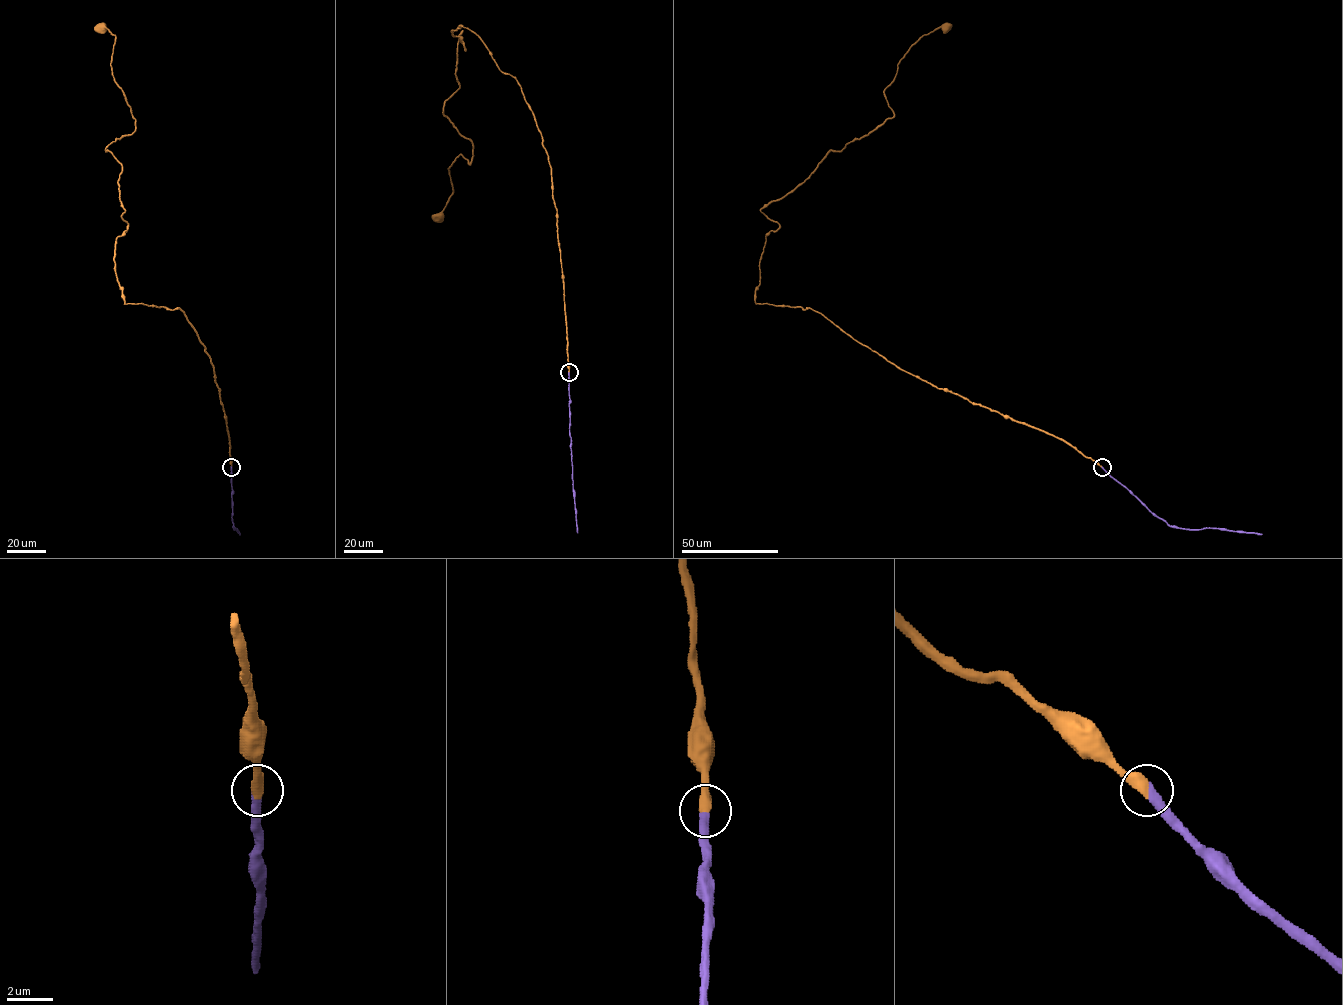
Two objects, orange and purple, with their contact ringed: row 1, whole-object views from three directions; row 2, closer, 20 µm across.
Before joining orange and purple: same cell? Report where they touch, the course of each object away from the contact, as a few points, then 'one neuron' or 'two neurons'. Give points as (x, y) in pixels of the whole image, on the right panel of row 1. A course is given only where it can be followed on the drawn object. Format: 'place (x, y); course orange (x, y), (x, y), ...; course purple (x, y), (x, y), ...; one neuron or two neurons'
place (1102, 467); course orange (1101, 467), (810, 308), (756, 303), (779, 227), (760, 209), (891, 118), (897, 64), (947, 27); course purple (1102, 467), (1170, 526), (1262, 534); one neuron

